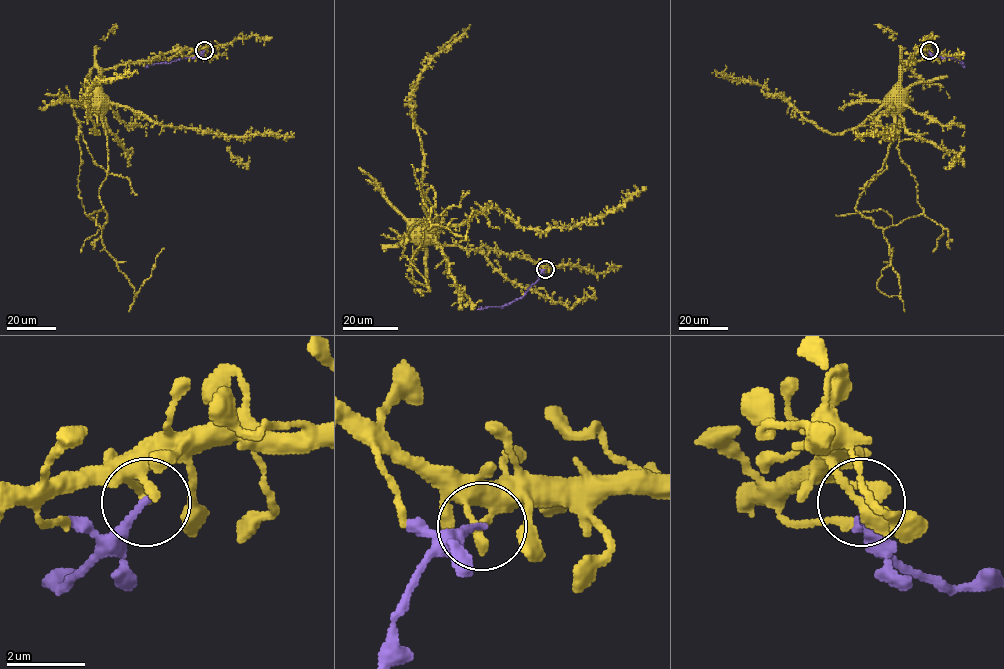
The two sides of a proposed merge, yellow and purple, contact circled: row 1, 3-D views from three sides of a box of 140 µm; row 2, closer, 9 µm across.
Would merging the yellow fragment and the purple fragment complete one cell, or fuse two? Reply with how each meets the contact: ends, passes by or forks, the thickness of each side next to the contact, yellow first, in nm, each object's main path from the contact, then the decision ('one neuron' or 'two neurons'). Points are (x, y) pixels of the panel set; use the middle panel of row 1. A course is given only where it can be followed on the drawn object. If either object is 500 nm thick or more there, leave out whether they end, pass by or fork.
yellow ends | purple ends | 320/190 nm | yellow via (545, 270), (532, 261), (486, 246), (461, 249), (456, 245), (435, 244), (417, 222), (417, 227) | purple via (545, 270), (523, 297), (500, 307), (478, 310) | two neurons

